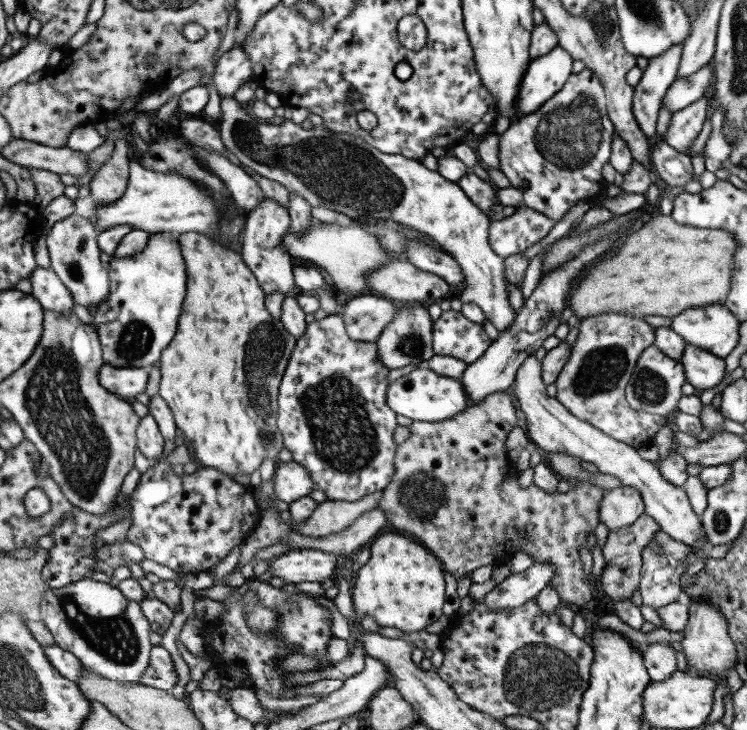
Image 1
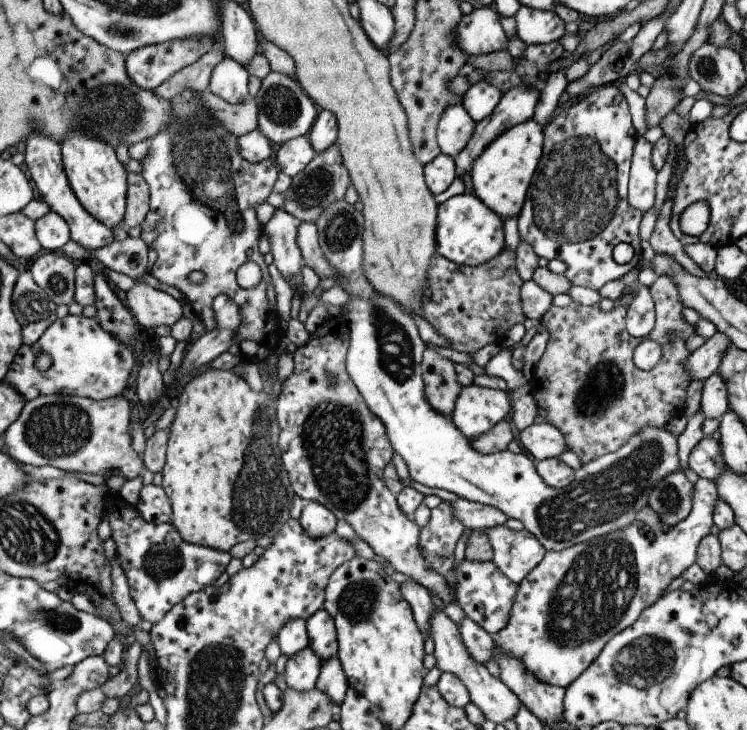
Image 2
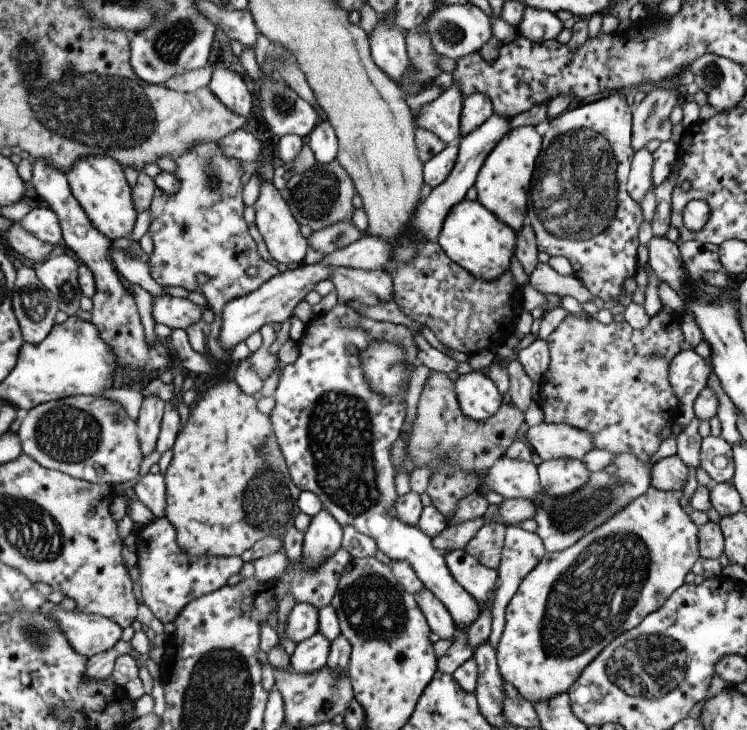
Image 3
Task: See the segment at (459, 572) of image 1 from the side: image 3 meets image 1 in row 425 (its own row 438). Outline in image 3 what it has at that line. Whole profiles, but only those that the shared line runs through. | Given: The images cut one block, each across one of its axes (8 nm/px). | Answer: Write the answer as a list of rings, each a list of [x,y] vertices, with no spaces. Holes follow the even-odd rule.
[[[430,372],[422,388],[417,405],[417,416],[408,442],[408,454],[414,468],[432,468],[432,478],[426,493],[445,518],[456,512],[460,500],[480,489],[484,474],[506,454],[516,439],[518,428],[524,423],[522,410],[508,400],[502,403],[498,412],[484,422],[476,422],[464,416],[456,396],[454,381],[446,373]]]

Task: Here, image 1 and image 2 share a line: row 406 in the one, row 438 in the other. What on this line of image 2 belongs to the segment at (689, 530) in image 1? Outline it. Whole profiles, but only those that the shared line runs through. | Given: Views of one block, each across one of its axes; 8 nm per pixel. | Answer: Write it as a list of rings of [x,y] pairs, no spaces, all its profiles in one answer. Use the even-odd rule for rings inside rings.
[[[532,423],[517,433],[517,441],[523,452],[536,461],[556,458],[568,450],[565,436],[550,423]]]

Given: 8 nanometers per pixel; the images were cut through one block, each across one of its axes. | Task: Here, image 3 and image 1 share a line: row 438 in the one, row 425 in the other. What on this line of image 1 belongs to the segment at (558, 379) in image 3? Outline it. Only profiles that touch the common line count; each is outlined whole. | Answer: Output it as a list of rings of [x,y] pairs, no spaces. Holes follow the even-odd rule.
[[[620,313],[586,317],[579,326],[568,362],[555,380],[555,397],[577,419],[589,422],[632,448],[638,450],[643,444],[653,444],[655,434],[667,422],[666,417],[630,408],[625,388],[642,351],[655,344],[655,328],[640,316]]]

